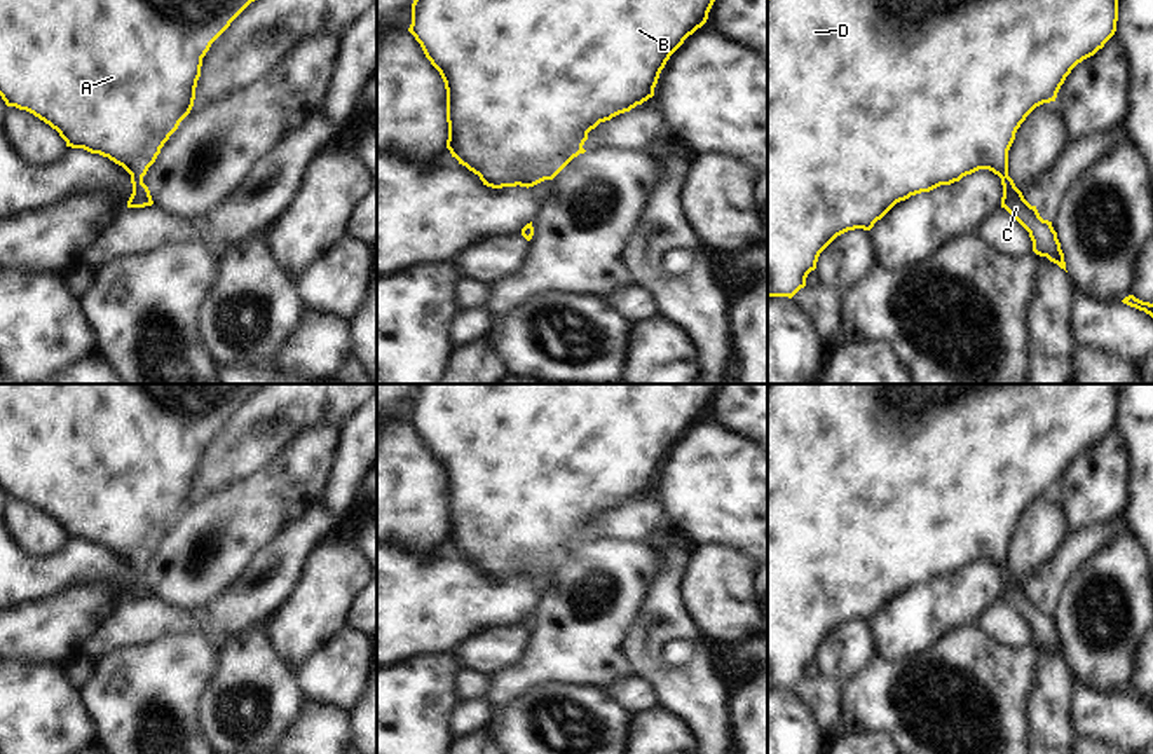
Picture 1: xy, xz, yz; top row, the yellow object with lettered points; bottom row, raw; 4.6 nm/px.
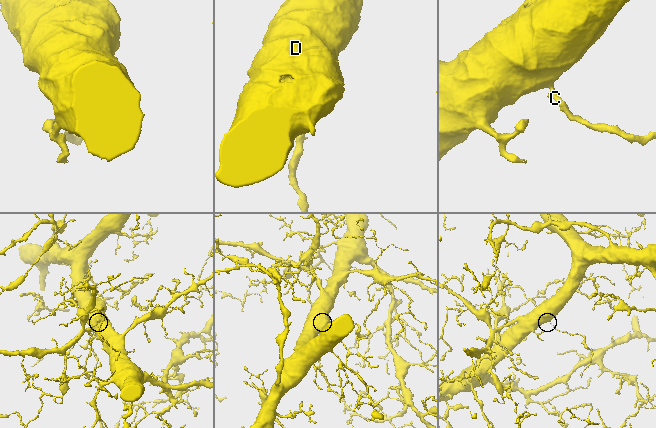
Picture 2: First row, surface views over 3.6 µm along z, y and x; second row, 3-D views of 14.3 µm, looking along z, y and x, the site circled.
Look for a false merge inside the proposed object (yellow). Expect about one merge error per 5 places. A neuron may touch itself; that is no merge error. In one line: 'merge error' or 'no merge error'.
no merge error

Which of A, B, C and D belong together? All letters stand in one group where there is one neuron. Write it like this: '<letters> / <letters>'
A B C D

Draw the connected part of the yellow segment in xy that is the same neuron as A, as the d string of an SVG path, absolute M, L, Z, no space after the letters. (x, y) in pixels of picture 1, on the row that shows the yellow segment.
M0 0L0 96L49 124L66 147L108 157L131 175L127 208L152 206L143 176L190 113L202 58L255 0Z

